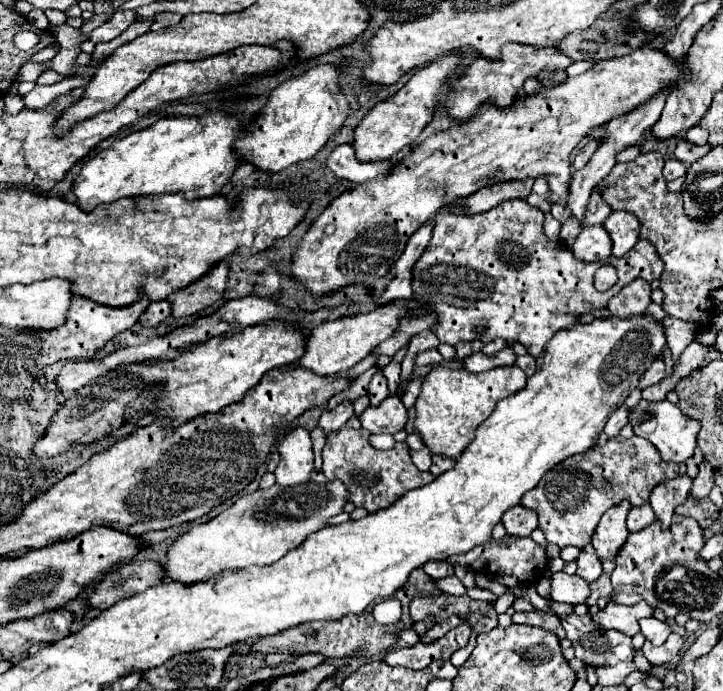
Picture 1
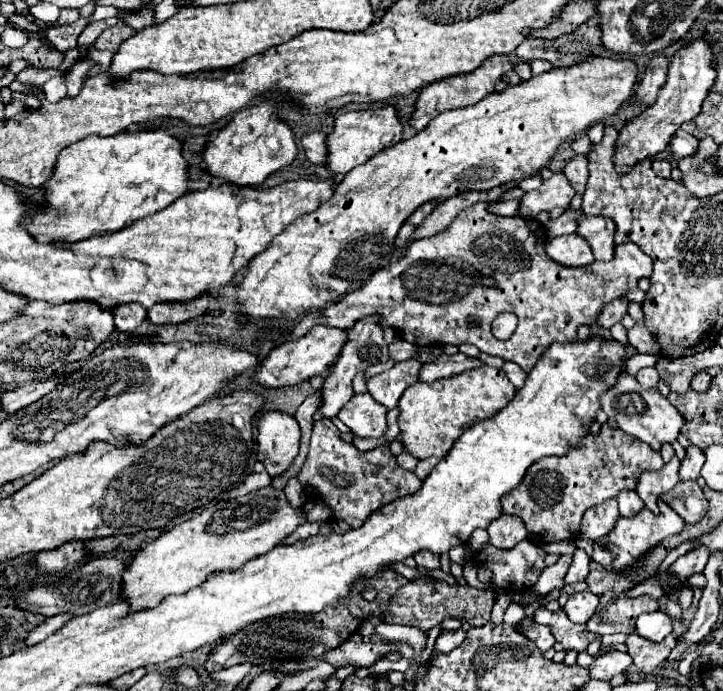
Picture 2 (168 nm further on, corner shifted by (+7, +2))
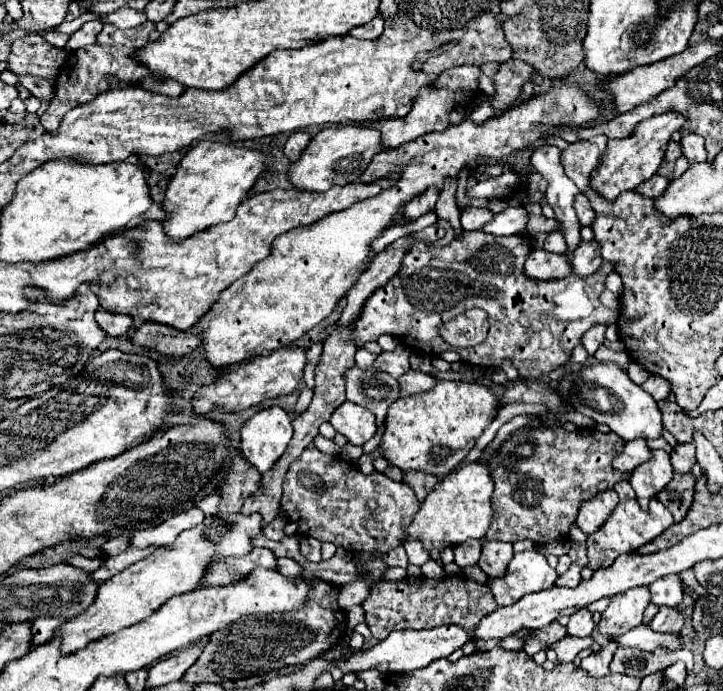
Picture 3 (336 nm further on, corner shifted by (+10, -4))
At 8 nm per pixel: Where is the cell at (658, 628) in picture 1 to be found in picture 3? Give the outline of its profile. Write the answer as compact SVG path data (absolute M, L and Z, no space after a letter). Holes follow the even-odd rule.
M660 607L660 611L650 621L650 629L656 633L678 633L684 625L682 615L672 607Z

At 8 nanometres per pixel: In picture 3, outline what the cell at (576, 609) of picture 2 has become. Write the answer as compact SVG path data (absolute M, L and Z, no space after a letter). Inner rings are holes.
M584 607L584 609L578 609L574 615L570 615L570 621L568 621L568 635L570 637L588 637L592 631L594 631L594 621L592 621L592 613Z

